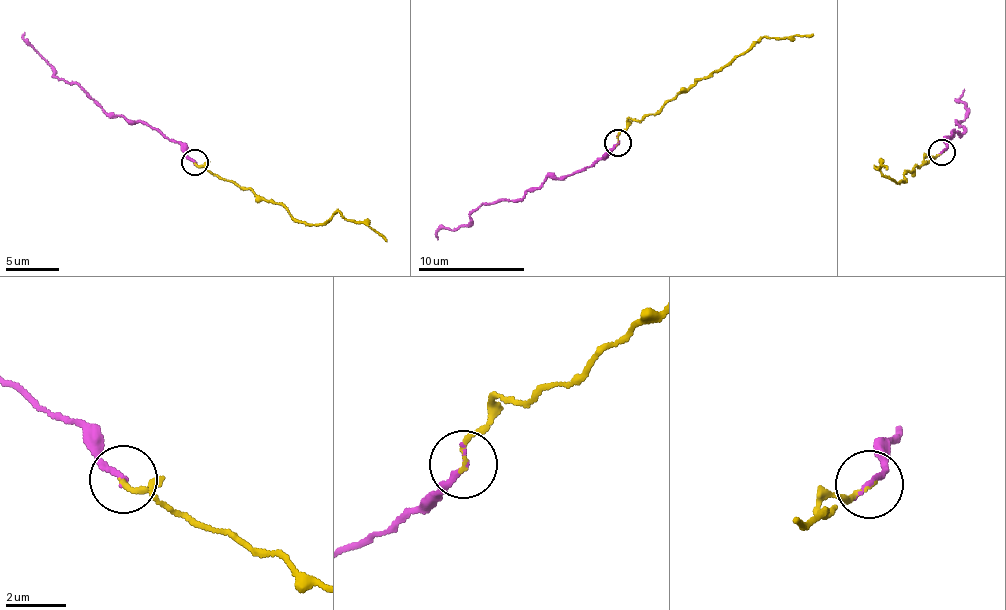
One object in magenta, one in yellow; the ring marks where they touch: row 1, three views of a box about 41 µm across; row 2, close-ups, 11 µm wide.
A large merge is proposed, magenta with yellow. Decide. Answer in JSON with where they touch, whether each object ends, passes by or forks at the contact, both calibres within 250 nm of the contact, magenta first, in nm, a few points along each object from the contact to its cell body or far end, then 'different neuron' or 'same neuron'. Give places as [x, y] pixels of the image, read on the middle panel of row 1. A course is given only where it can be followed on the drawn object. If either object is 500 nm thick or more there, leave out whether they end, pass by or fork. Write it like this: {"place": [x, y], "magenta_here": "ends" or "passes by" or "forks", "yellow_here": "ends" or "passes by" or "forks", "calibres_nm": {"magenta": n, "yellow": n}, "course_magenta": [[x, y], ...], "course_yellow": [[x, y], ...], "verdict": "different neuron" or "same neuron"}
{"place": [618, 142], "magenta_here": "ends", "yellow_here": "ends", "calibres_nm": {"magenta": 200, "yellow": 150}, "course_magenta": [[617, 141], [608, 153], [576, 171], [549, 177], [524, 196], [481, 203], [469, 224], [440, 230], [437, 240]], "course_yellow": [[617, 141], [629, 119], [643, 121], [719, 71], [762, 36], [789, 40], [812, 35]], "verdict": "same neuron"}

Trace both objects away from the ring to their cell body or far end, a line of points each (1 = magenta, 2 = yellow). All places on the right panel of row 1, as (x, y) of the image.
1: (941, 153), (951, 132), (963, 132), (954, 124), (964, 119), (967, 110), (959, 98), (965, 90)
2: (941, 153), (905, 171), (906, 179), (894, 181), (875, 168), (882, 161), (887, 168)

